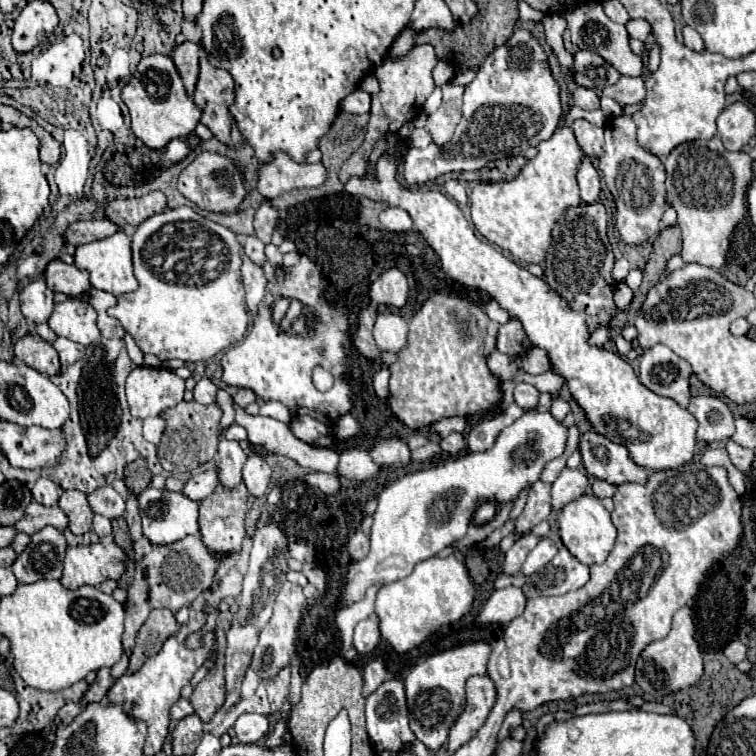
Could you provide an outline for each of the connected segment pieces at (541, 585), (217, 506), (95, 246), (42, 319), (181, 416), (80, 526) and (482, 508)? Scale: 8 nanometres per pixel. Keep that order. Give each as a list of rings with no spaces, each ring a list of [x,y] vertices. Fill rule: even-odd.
[[[566,547],[558,551],[558,555],[540,571],[528,577],[522,591],[528,599],[536,595],[564,595],[568,591],[580,589],[586,585],[590,577],[590,567],[578,563]]]
[[[243,482],[230,490],[222,483],[216,487],[216,491],[200,501],[200,535],[202,541],[216,553],[238,553],[242,549],[242,541],[246,537],[244,527],[244,515],[246,515],[246,499],[250,497],[248,489]]]
[[[118,231],[112,237],[78,245],[74,255],[74,265],[78,269],[86,269],[90,273],[90,285],[100,291],[108,291],[112,295],[122,295],[138,289],[138,281],[132,273],[132,251],[130,251],[130,237],[126,231]]]
[[[38,277],[36,281],[32,281],[20,291],[20,303],[24,317],[30,319],[34,325],[40,325],[46,323],[52,315],[54,293],[46,287],[44,279]]]
[[[182,401],[172,409],[166,409],[166,431],[158,445],[160,465],[170,473],[190,473],[196,467],[214,459],[218,449],[218,419],[222,417],[222,409],[218,405],[200,405],[196,401]]]
[[[64,491],[60,497],[60,509],[68,515],[70,519],[70,531],[74,535],[84,535],[86,531],[92,529],[92,509],[88,505],[88,497],[82,491]]]
[[[484,501],[482,505],[478,505],[478,509],[472,515],[472,523],[474,525],[484,525],[488,521],[492,521],[496,515],[496,503],[494,501]]]

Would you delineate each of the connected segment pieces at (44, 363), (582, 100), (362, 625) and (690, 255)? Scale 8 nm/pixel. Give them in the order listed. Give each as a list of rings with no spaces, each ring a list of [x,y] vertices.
[[[26,335],[14,345],[14,355],[28,367],[40,371],[42,375],[58,375],[60,373],[60,359],[56,349],[42,341],[38,335]]]
[[[580,87],[576,93],[574,93],[574,105],[582,107],[582,109],[588,109],[588,111],[594,111],[600,107],[600,97],[596,95],[594,89],[588,89],[588,87]]]
[[[368,617],[356,625],[354,631],[354,647],[358,653],[366,655],[376,649],[380,643],[380,629],[378,629],[378,617]]]
[[[718,137],[708,141],[688,141],[672,149],[664,161],[668,203],[678,213],[682,229],[682,259],[710,269],[720,269],[730,247],[730,237],[746,213],[746,187],[752,179],[752,159],[748,153],[730,153]]]

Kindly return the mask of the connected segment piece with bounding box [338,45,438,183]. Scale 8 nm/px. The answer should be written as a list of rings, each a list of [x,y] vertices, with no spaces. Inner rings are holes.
[[[416,45],[410,55],[406,55],[400,61],[392,61],[386,59],[382,63],[382,67],[378,67],[378,71],[374,73],[376,79],[380,81],[380,93],[372,95],[372,109],[370,109],[370,125],[368,125],[368,133],[366,133],[366,141],[364,145],[340,167],[338,171],[338,179],[342,183],[346,183],[352,177],[364,177],[366,175],[366,167],[368,167],[368,153],[372,149],[372,145],[386,137],[388,133],[398,133],[398,129],[412,121],[412,117],[416,117],[422,111],[424,101],[430,97],[432,89],[434,89],[434,81],[432,81],[432,69],[436,67],[438,59],[434,53],[432,45]]]

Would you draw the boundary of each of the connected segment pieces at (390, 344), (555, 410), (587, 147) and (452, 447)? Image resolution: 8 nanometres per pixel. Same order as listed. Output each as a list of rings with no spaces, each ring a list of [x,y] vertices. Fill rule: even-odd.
[[[382,313],[374,325],[374,339],[382,351],[396,353],[406,345],[408,323],[394,313]]]
[[[556,399],[556,401],[552,403],[552,409],[550,409],[550,413],[552,413],[552,417],[554,417],[556,421],[562,421],[568,411],[570,411],[570,405],[568,405],[568,401],[562,401],[562,399]]]
[[[578,119],[578,121],[574,121],[572,131],[574,131],[574,137],[576,137],[576,141],[586,157],[600,159],[604,155],[604,151],[602,151],[604,129],[588,123],[586,119]]]
[[[452,433],[452,435],[448,435],[448,437],[444,437],[442,441],[440,441],[440,447],[442,447],[442,451],[446,451],[448,455],[458,455],[460,451],[464,451],[466,449],[466,439],[464,439],[464,435],[462,433]]]

